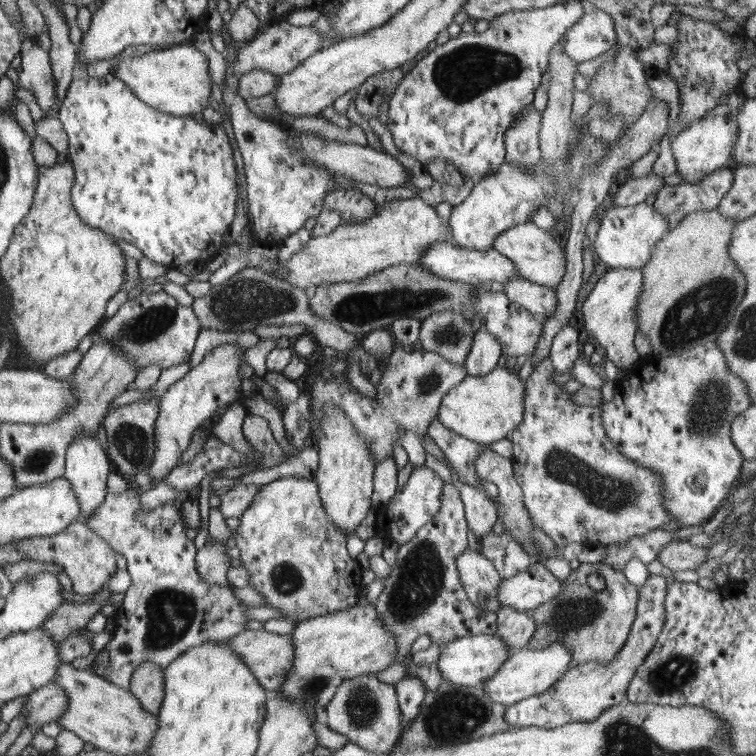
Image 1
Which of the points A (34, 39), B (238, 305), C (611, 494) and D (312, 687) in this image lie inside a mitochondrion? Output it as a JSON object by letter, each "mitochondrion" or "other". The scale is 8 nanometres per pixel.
{"A":"other","B":"mitochondrion","C":"mitochondrion","D":"mitochondrion"}

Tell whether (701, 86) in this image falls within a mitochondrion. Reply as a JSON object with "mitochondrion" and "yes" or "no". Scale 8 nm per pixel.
{"mitochondrion":"yes"}

